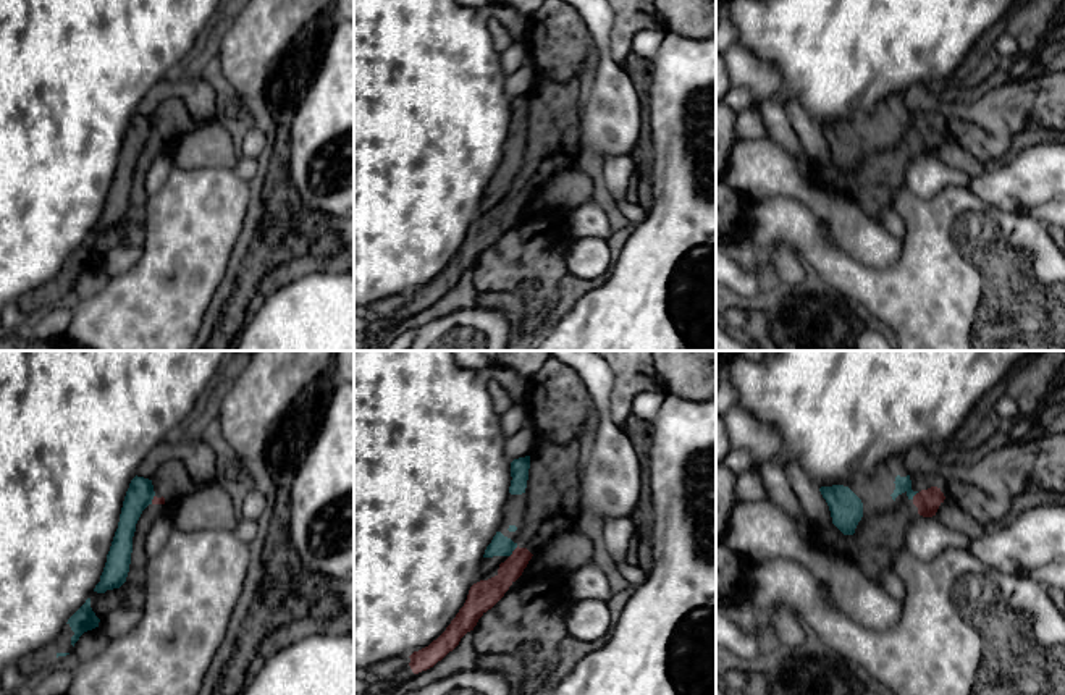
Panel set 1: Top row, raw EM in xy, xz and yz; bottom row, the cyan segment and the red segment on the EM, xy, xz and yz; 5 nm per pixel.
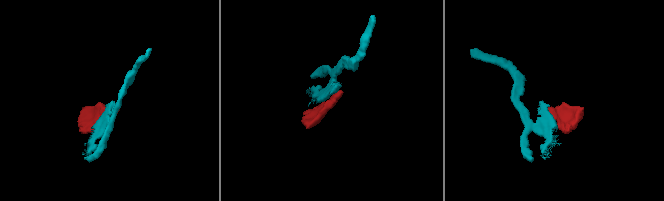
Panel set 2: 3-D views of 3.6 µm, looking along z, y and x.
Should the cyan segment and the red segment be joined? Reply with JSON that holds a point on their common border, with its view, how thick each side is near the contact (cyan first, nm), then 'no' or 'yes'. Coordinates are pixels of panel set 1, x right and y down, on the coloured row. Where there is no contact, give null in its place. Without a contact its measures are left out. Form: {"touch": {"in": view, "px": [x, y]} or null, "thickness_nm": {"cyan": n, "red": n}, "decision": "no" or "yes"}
{"touch": {"in": "xz", "px": [513, 550]}, "thickness_nm": {"cyan": 100, "red": 130}, "decision": "no"}

